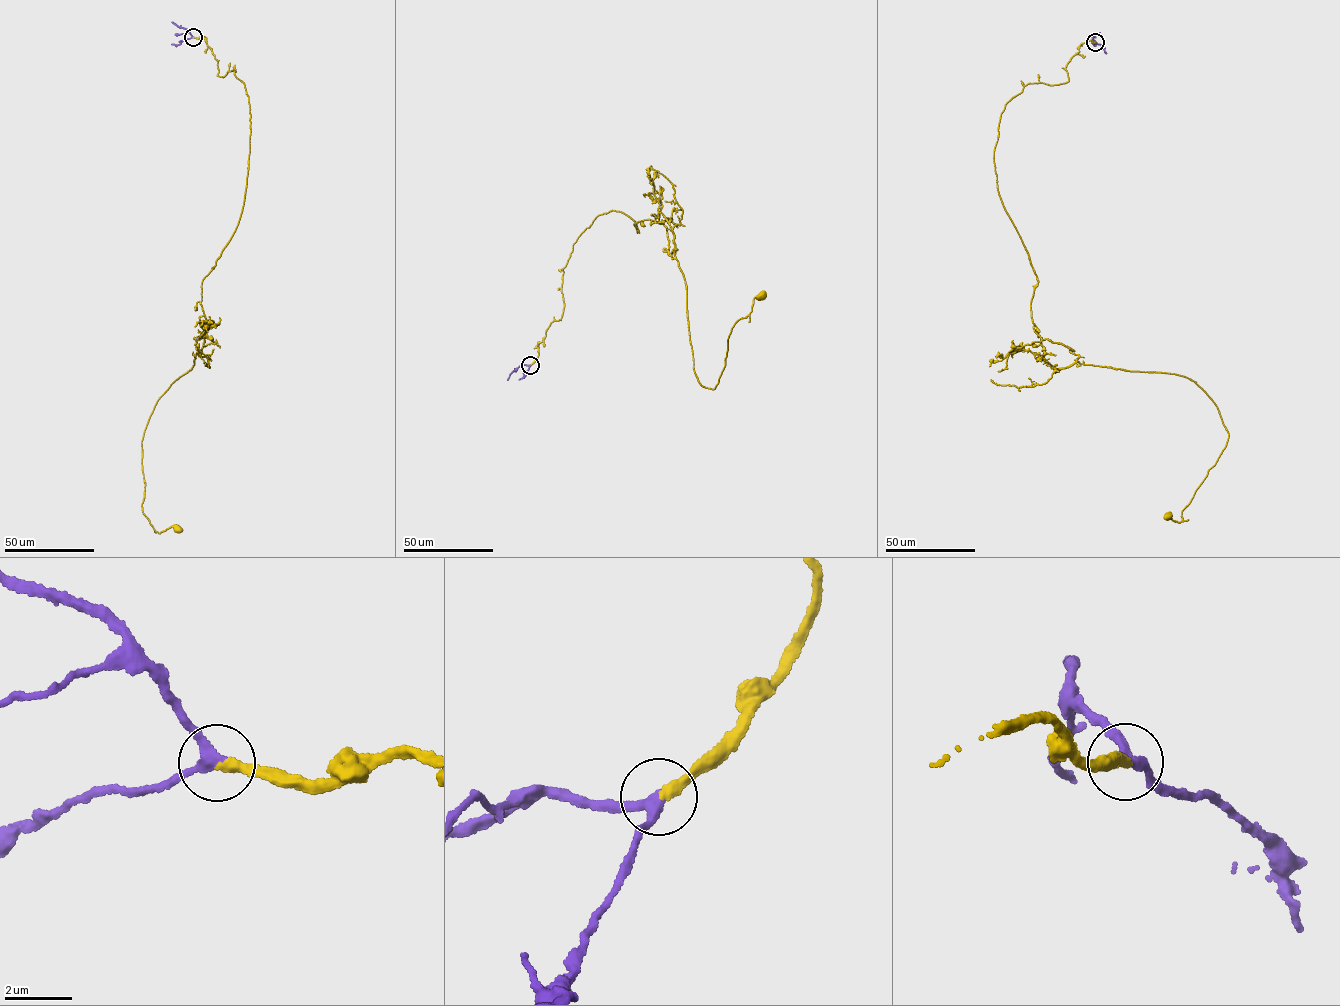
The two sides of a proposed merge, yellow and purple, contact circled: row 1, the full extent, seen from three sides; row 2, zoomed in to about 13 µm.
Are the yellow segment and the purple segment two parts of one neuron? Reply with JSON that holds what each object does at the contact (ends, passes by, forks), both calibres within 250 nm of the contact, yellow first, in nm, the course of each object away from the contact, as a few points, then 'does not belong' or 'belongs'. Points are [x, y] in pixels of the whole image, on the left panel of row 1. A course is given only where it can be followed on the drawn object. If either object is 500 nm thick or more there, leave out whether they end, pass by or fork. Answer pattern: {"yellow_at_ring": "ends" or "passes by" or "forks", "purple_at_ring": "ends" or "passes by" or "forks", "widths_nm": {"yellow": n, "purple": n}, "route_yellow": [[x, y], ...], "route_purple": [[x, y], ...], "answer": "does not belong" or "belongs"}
{"yellow_at_ring": "ends", "purple_at_ring": "passes by", "widths_nm": {"yellow": 320, "purple": 300}, "route_yellow": [[193, 37], [244, 83], [251, 130], [238, 224], [201, 283], [200, 353], [141, 444], [142, 511], [177, 529]], "route_purple": [[193, 37], [188, 30], [171, 21]], "answer": "belongs"}

